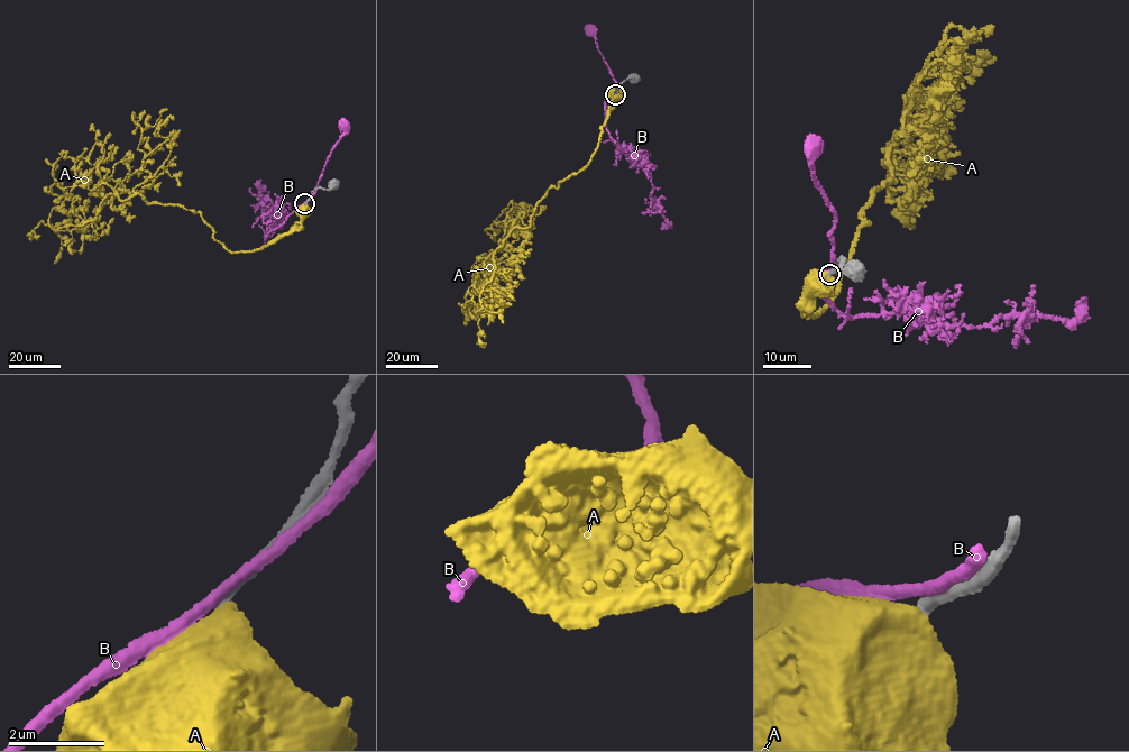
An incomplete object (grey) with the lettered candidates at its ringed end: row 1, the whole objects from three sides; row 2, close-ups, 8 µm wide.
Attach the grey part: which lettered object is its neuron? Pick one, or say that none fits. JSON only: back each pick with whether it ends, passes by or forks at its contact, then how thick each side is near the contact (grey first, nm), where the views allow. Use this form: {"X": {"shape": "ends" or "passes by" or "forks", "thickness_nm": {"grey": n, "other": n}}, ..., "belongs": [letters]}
{"belongs": []}

